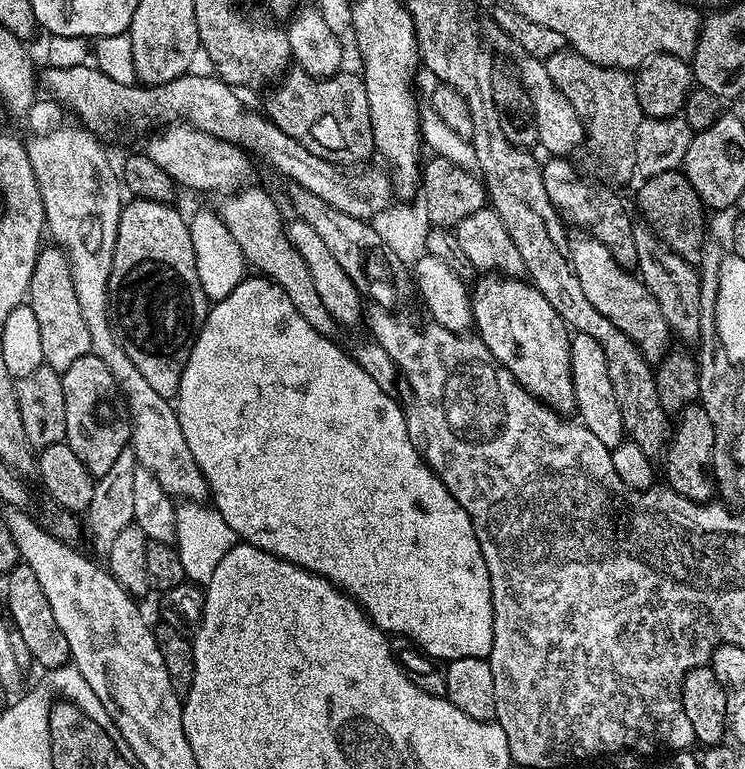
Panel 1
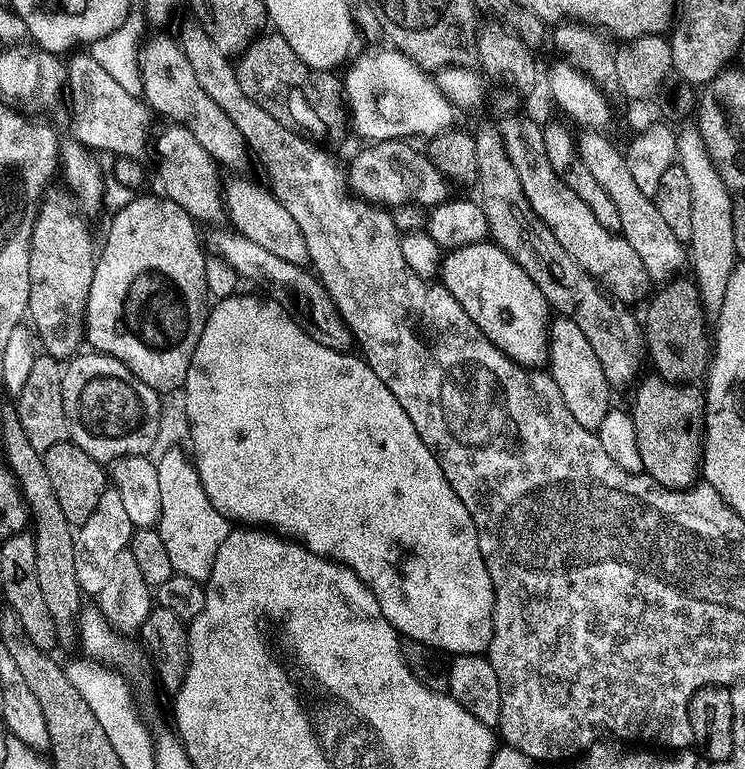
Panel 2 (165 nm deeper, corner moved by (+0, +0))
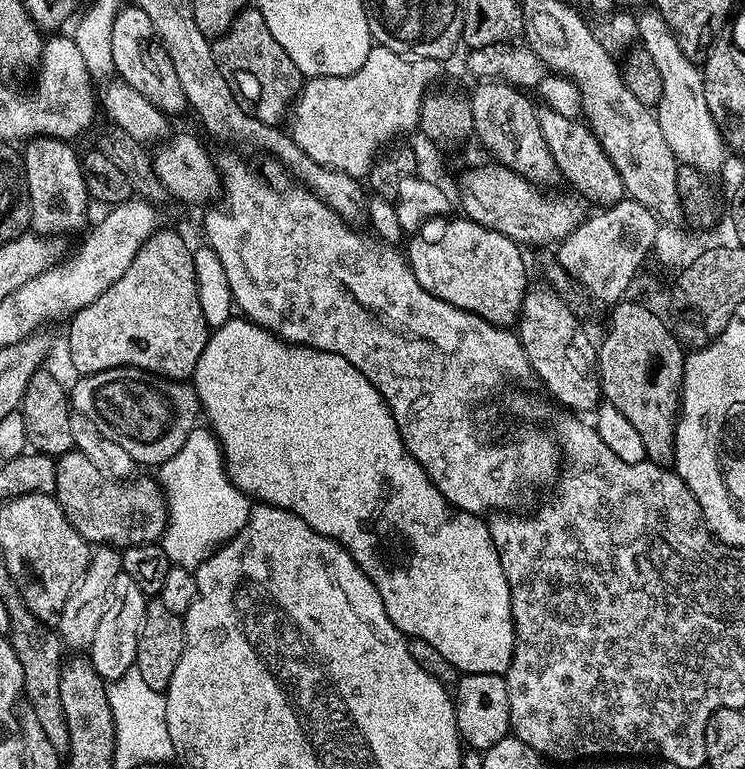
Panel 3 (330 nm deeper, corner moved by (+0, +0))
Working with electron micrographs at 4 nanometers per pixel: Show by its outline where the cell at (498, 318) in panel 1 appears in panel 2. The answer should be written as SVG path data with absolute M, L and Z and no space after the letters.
M481 242L451 249L441 259L439 283L474 318L478 330L523 368L539 369L548 359L550 309L542 290L534 286L530 274L494 242Z

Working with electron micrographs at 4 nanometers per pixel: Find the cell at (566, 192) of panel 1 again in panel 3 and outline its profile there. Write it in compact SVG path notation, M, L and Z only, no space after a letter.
M541 107L536 117L538 126L542 130L542 138L546 138L546 146L550 146L550 154L554 154L557 173L561 177L565 176L585 201L588 199L600 204L596 206L611 206L625 199L622 178L618 170L614 170L614 162L610 162L599 138L593 134L587 123L579 119L571 120L566 118L566 114L558 114L558 110L546 107Z

